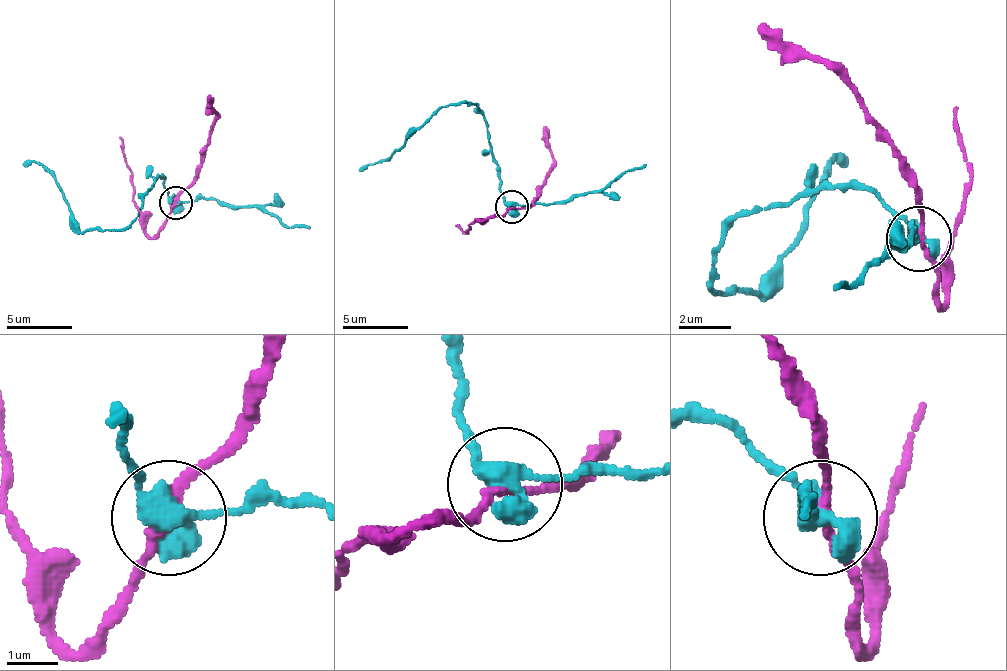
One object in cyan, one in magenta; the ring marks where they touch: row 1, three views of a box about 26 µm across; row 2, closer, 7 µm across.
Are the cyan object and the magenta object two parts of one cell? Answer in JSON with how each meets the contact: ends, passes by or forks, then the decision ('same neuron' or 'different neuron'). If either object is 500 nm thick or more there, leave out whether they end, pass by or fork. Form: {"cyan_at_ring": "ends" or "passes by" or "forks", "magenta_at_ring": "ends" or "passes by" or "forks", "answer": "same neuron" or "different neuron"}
{"cyan_at_ring": "forks", "magenta_at_ring": "passes by", "answer": "different neuron"}

